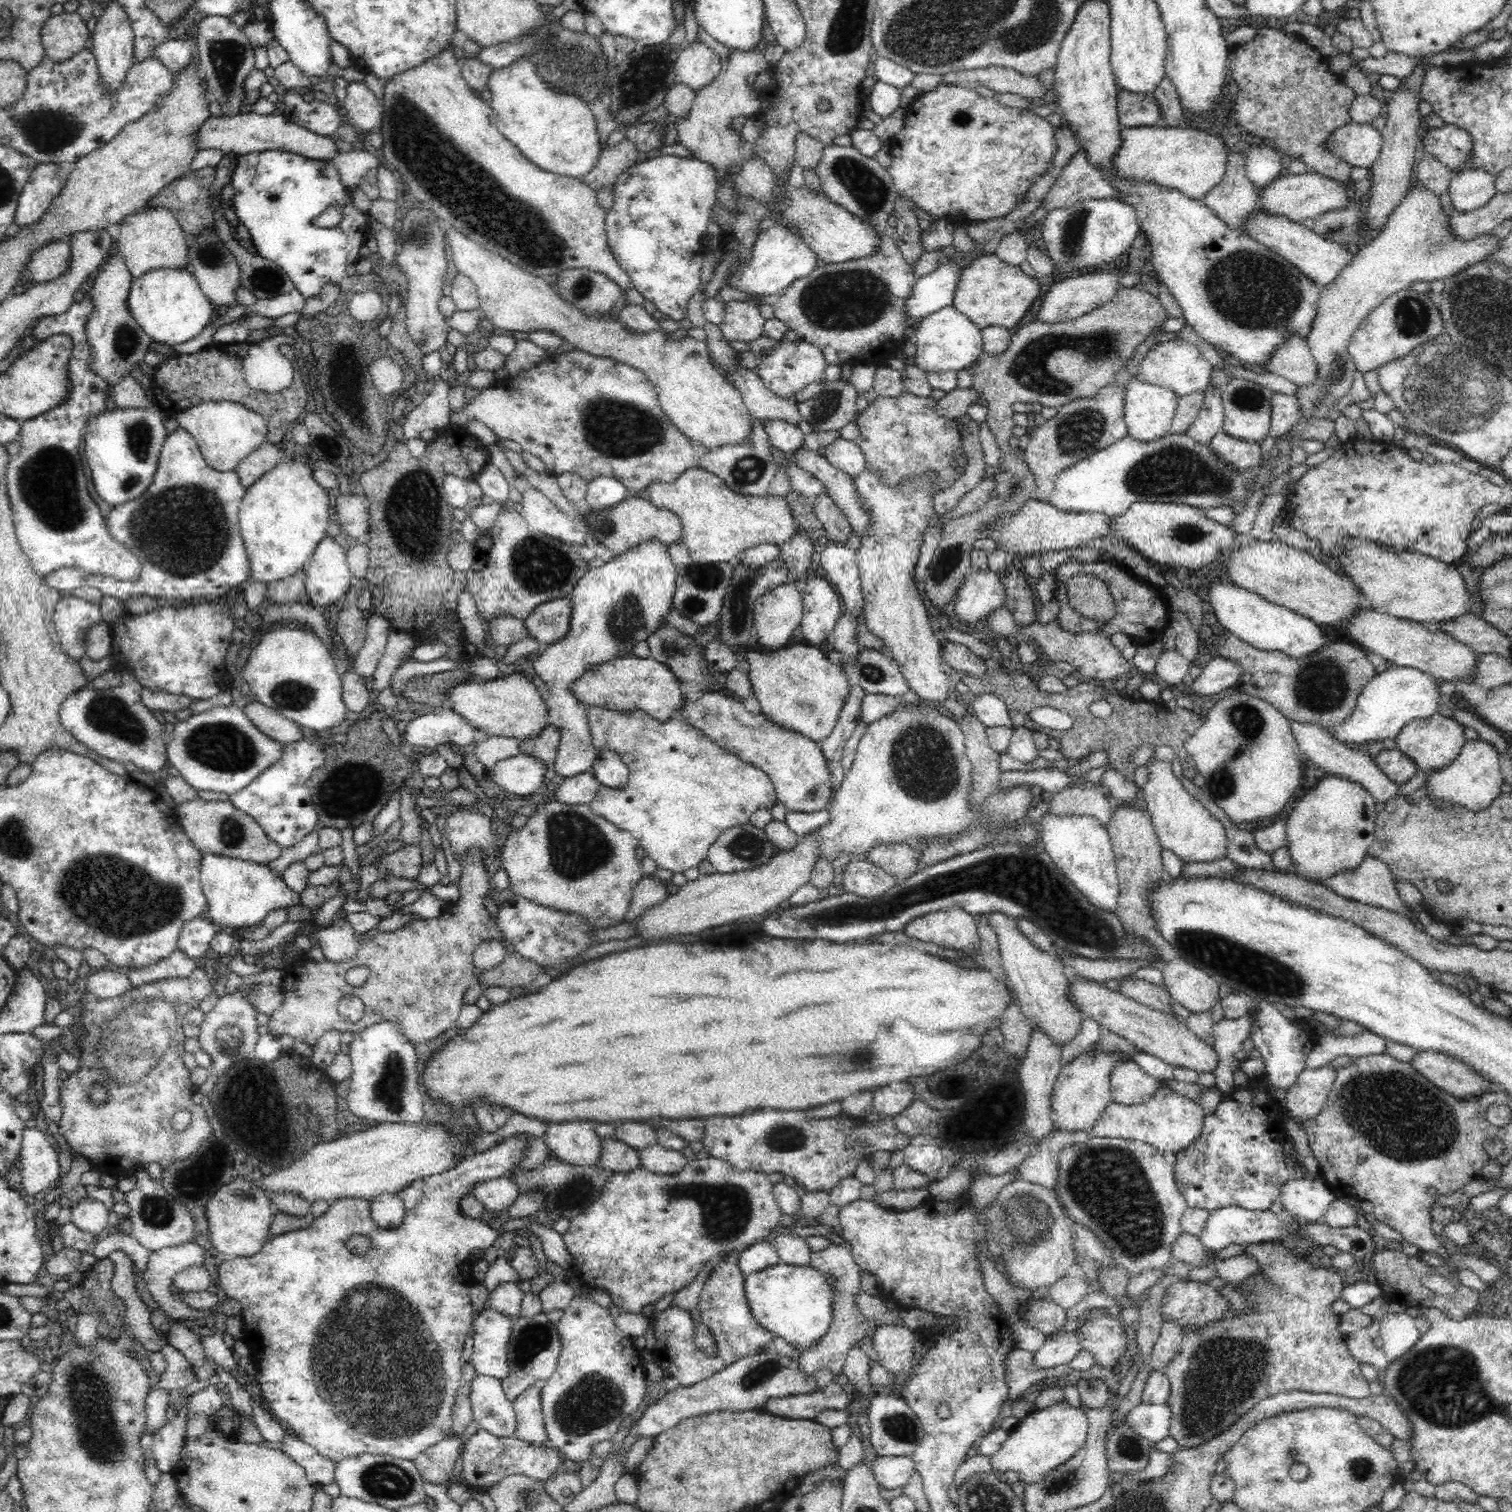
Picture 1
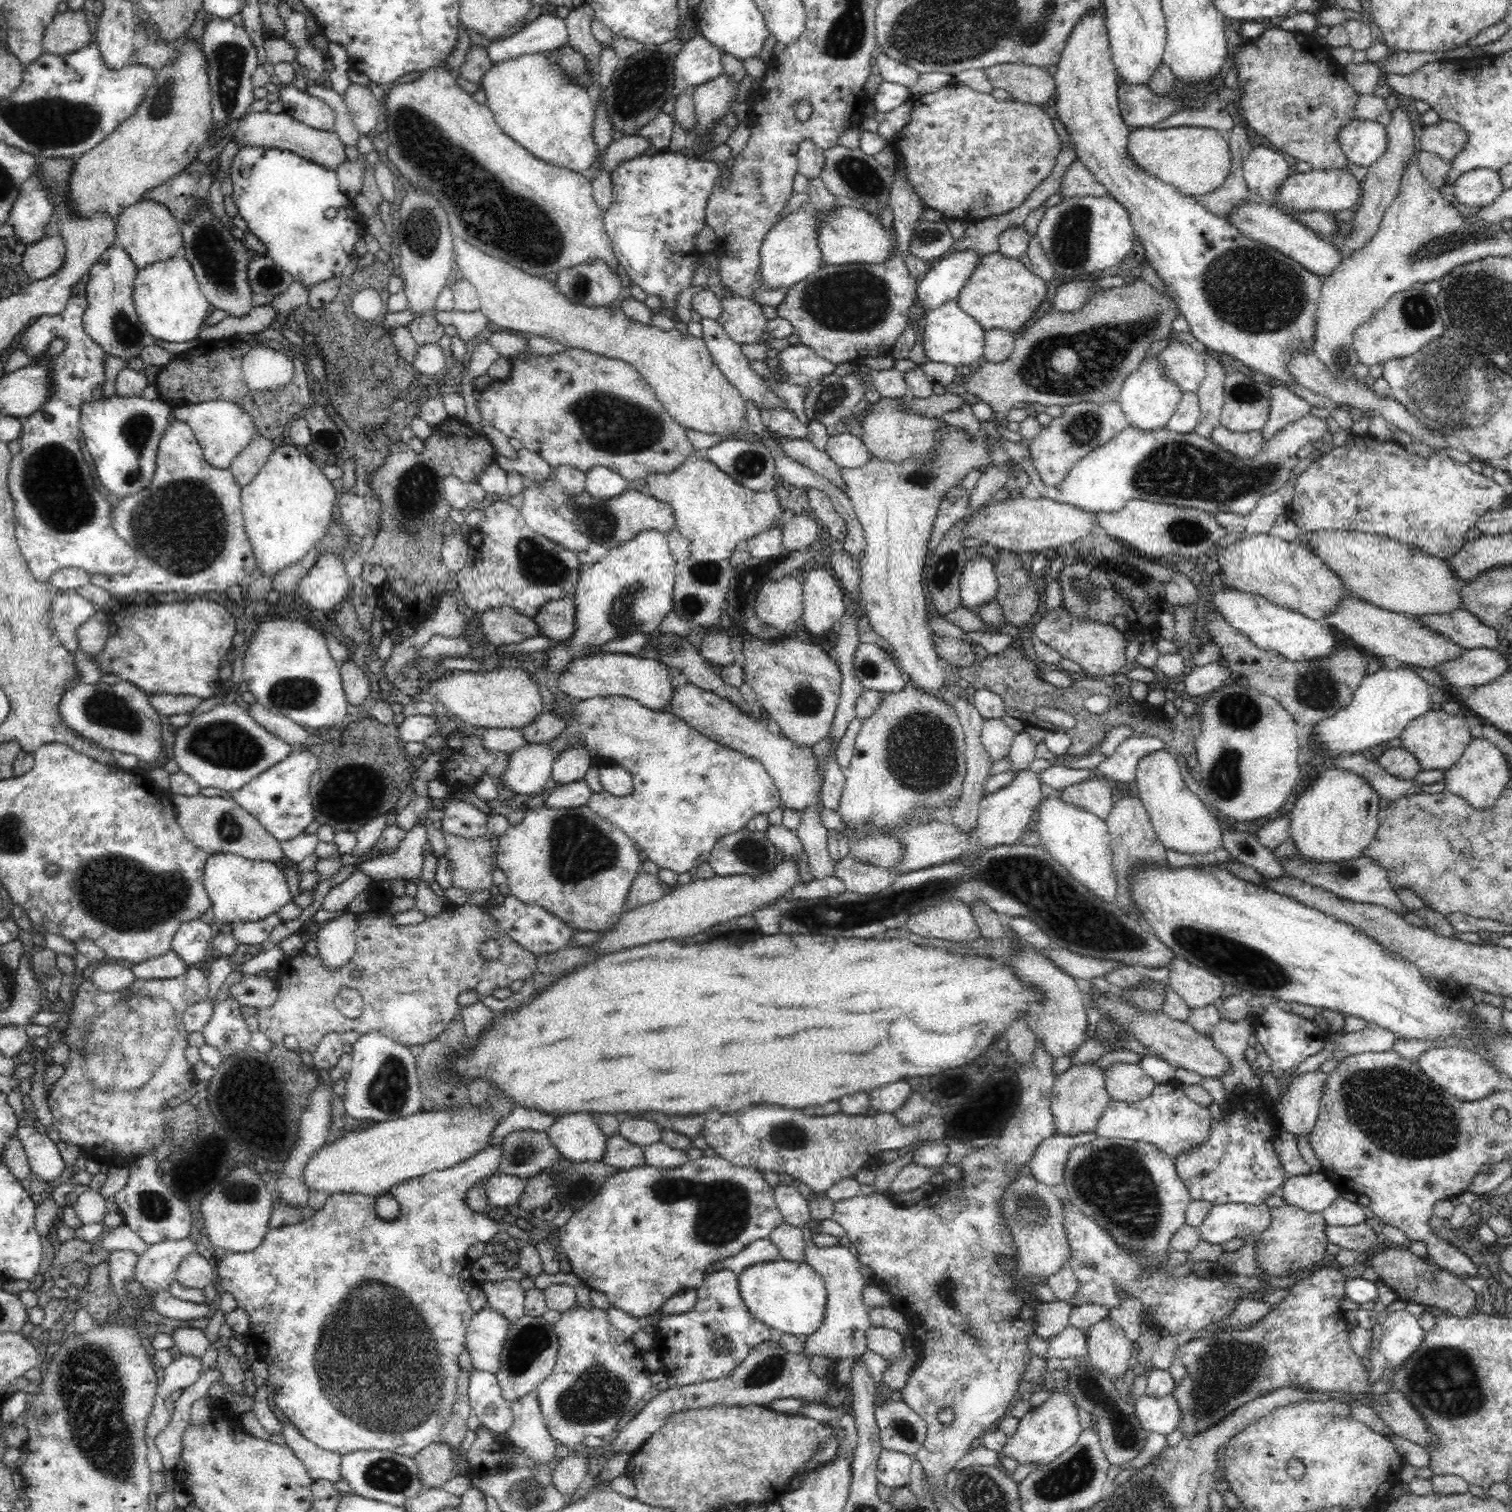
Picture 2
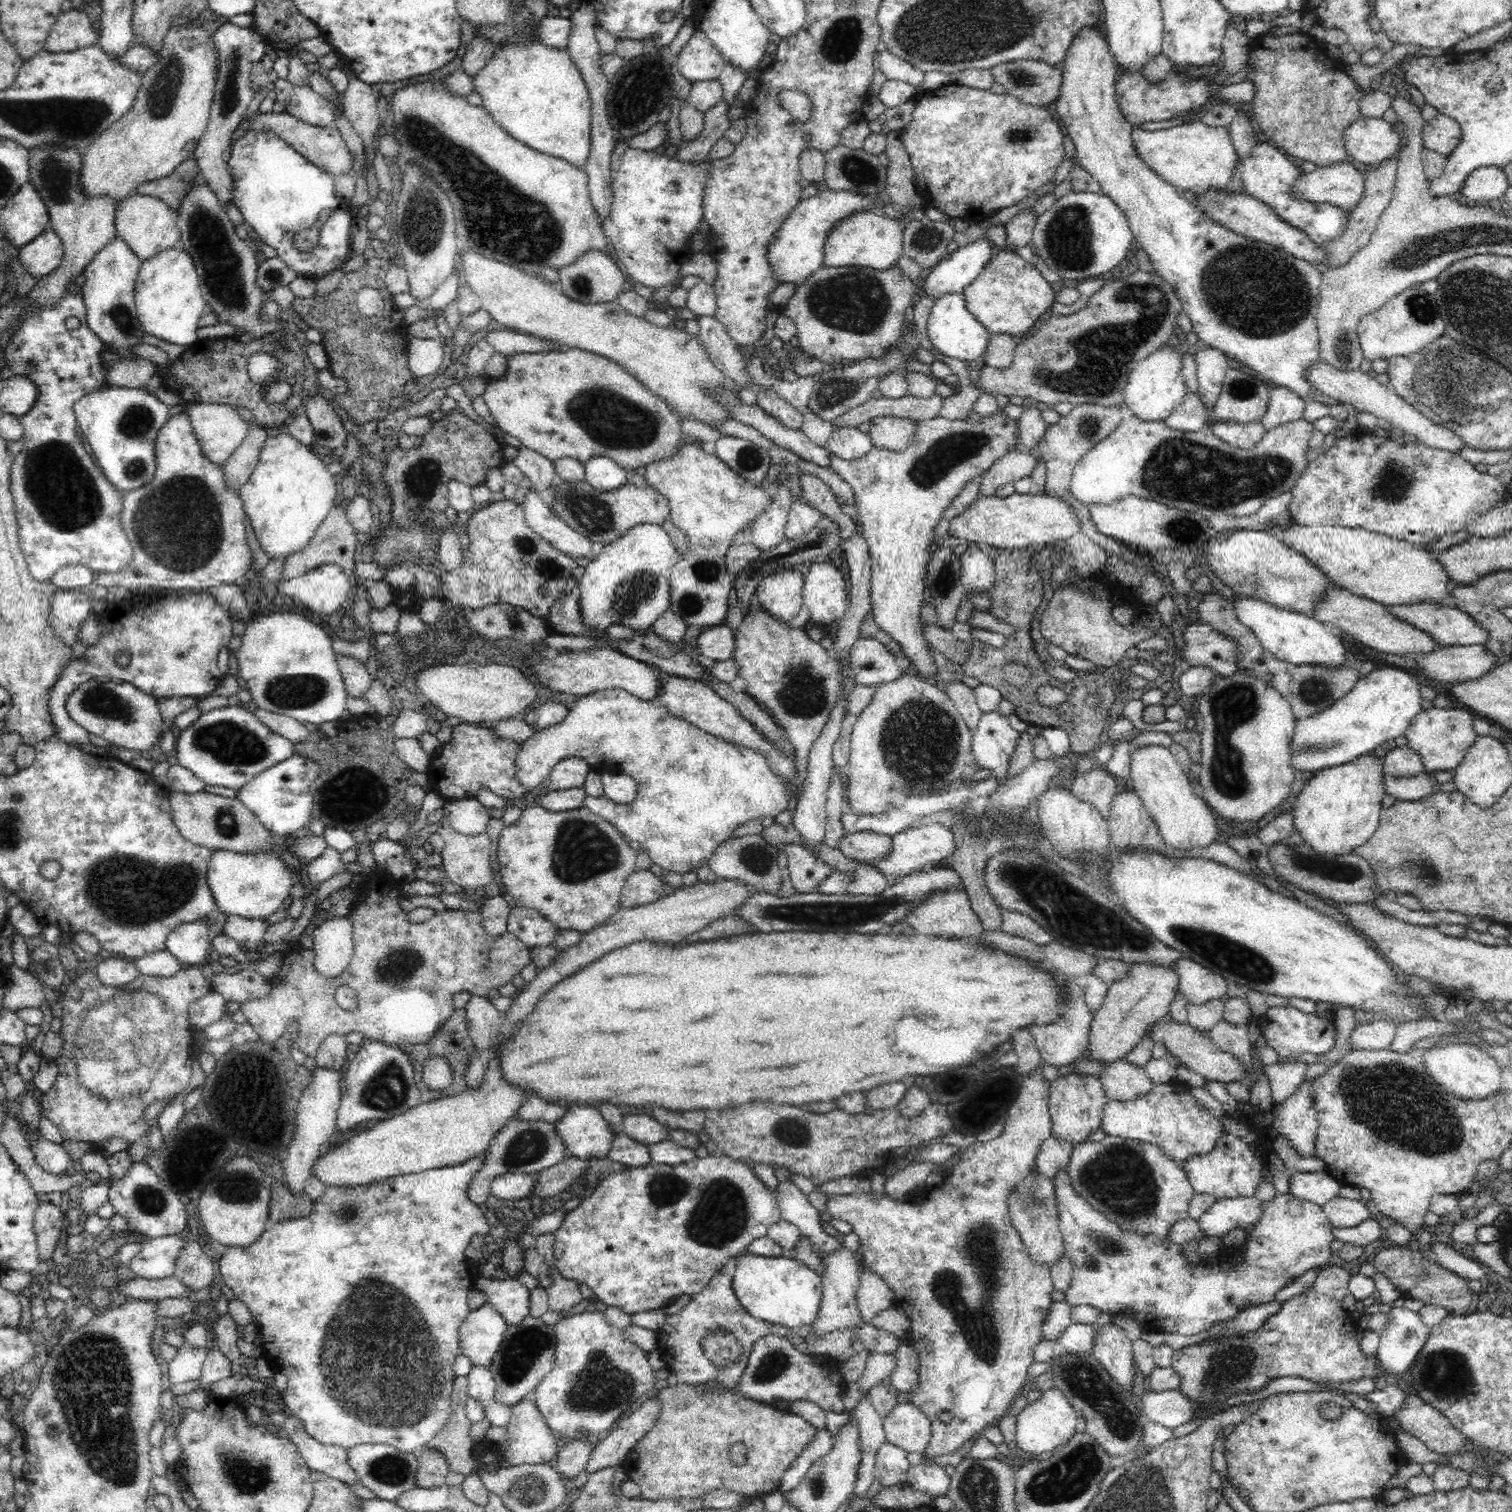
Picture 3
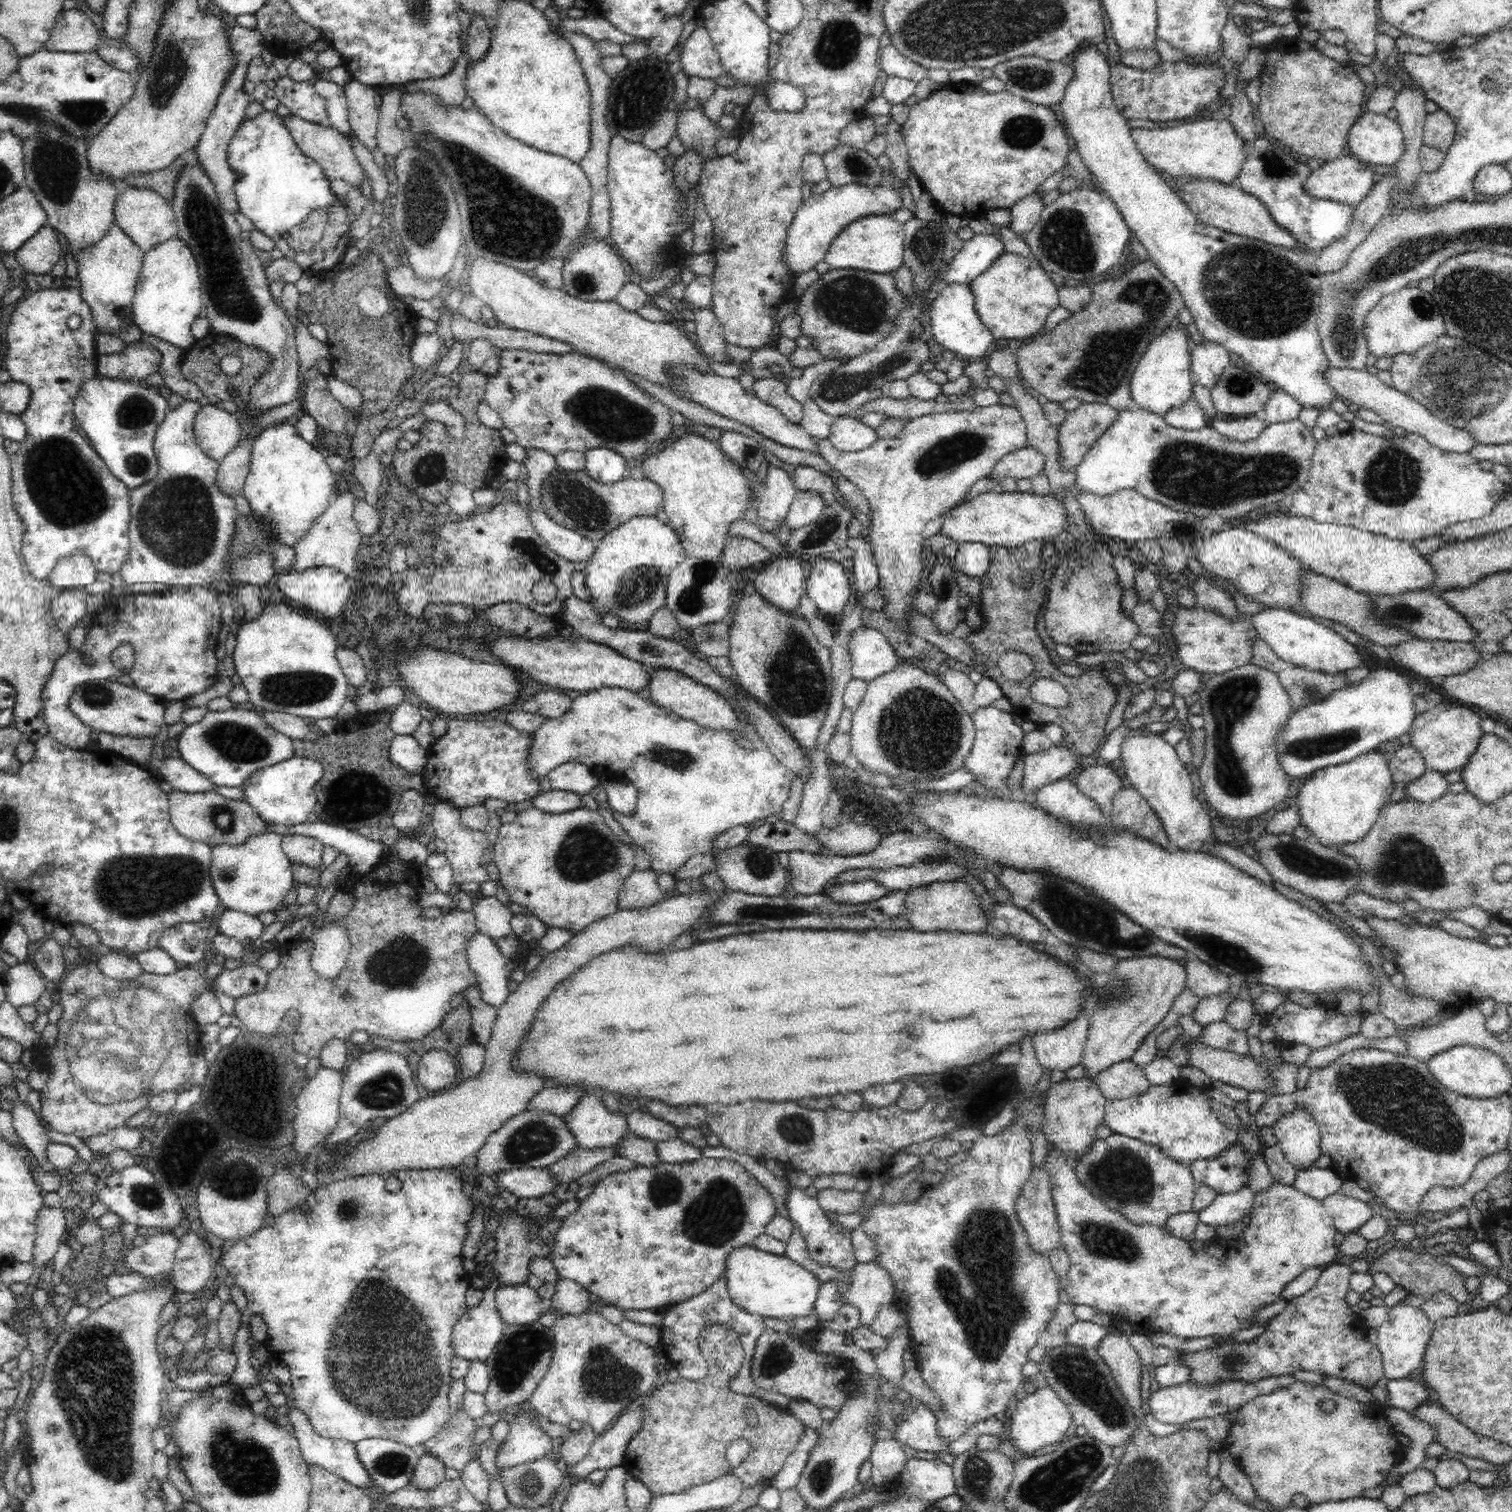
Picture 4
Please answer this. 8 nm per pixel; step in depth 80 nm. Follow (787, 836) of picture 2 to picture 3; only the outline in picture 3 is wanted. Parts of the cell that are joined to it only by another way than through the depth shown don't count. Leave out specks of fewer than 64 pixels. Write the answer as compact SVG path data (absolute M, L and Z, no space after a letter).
M795 842L778 844L787 856L787 868L794 888L799 893L816 892L816 886L834 870L821 859L808 853L808 849Z

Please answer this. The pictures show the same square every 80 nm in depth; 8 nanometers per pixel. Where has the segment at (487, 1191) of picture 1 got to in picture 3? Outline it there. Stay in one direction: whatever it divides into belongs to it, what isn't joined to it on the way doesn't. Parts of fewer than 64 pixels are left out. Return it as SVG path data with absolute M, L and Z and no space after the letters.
M506 1173L492 1180L490 1190L492 1197L500 1201L515 1201L526 1198L526 1194L534 1188L534 1175L526 1173Z

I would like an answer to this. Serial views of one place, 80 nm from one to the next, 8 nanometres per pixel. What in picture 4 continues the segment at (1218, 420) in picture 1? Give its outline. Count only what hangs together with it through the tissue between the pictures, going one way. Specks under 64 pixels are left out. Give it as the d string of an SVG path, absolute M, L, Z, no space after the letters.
M1204 340L1191 352L1190 364L1193 376L1202 387L1211 392L1224 374L1225 368L1231 364L1229 360L1230 353L1226 348Z

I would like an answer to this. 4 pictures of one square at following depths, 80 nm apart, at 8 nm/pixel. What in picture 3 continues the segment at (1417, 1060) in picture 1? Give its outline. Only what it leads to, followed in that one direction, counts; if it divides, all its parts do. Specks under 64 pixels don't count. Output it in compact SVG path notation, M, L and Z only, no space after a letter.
M1452 1043L1440 1048L1428 1049L1420 1056L1427 1074L1440 1086L1464 1100L1484 1100L1500 1091L1502 1084L1499 1065L1482 1049L1467 1044Z

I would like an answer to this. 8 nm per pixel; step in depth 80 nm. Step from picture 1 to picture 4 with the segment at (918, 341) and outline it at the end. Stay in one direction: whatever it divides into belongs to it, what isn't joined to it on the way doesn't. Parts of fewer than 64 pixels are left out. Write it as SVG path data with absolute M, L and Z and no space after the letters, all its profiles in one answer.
M969 284L946 285L942 292L938 293L937 298L930 307L930 319L926 320L932 331L932 338L938 342L944 350L960 354L965 361L973 361L978 357L984 357L992 349L995 338L988 330L988 327L980 321L974 308L972 291L968 289Z

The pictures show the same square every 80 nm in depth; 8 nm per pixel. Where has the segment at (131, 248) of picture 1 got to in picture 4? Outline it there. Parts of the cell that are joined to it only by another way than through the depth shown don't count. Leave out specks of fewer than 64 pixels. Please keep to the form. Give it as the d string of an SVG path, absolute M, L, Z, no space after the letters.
M125 187L119 191L115 202L115 223L144 254L164 241L178 238L179 233L175 212L168 201L154 191L140 188Z

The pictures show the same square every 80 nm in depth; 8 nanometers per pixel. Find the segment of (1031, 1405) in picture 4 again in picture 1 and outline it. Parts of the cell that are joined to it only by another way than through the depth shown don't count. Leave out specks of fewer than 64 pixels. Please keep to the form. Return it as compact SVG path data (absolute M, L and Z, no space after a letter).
M1058 1403L1047 1409L1034 1410L1019 1420L1014 1429L1008 1432L1000 1448L989 1457L992 1474L1004 1477L1005 1473L1012 1471L1023 1486L1034 1486L1042 1482L1044 1477L1050 1472L1054 1472L1056 1467L1062 1466L1070 1457L1073 1457L1084 1444L1089 1431L1089 1420L1087 1419L1084 1408L1072 1407L1069 1403Z

